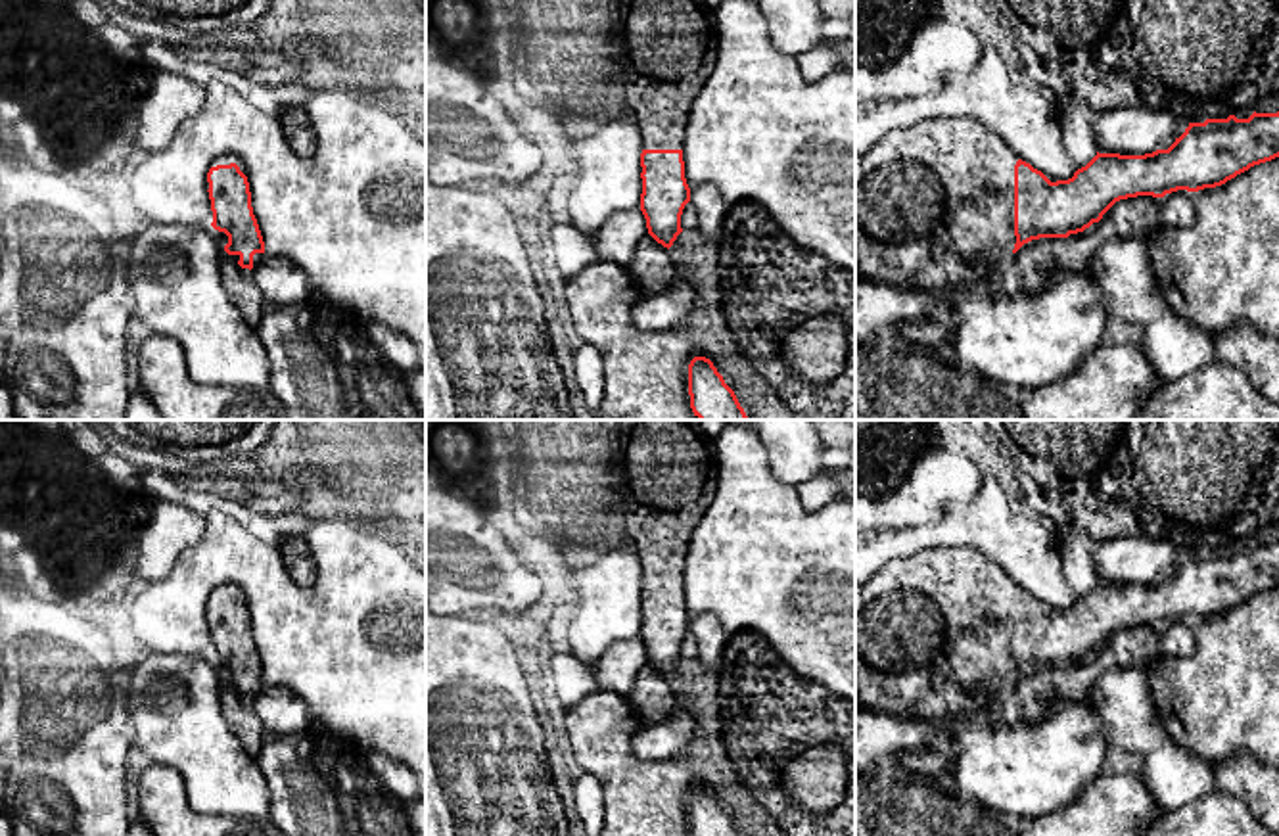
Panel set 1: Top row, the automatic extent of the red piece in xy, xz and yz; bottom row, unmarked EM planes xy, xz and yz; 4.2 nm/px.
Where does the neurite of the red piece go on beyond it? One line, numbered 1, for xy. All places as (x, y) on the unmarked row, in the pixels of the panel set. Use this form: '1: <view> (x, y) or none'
1: xy (225, 589)

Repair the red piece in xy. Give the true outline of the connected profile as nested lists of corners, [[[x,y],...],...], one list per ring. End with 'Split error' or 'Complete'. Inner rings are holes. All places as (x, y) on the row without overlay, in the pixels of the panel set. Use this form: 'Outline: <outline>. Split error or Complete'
Outline: [[[221,585],[207,602],[213,652],[224,681],[242,698],[253,698],[265,686],[265,671],[253,644],[245,594],[240,587]]]. Split error

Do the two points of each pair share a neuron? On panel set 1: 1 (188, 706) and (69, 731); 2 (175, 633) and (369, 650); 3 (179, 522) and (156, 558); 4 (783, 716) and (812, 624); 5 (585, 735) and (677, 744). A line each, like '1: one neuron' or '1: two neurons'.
1: two neurons
2: one neuron
3: one neuron
4: two neurons
5: two neurons

